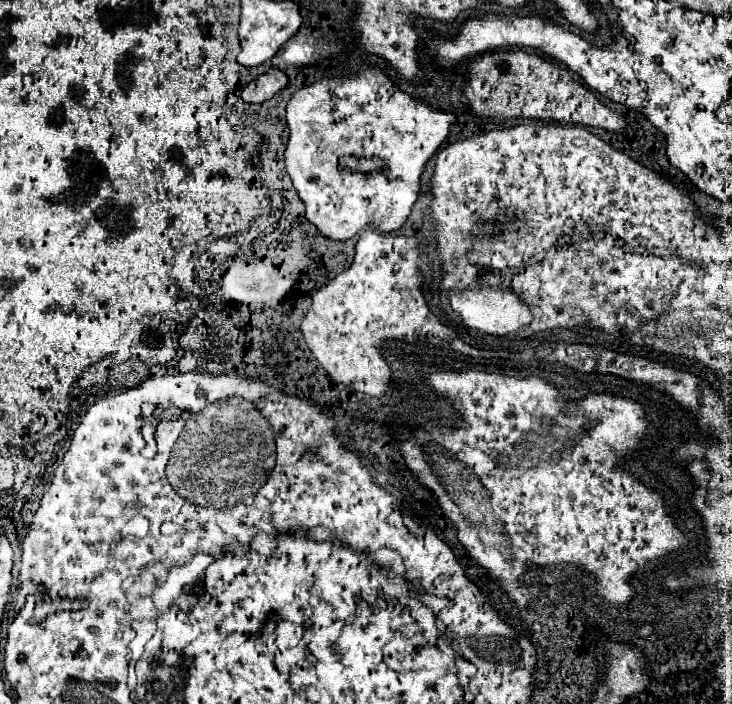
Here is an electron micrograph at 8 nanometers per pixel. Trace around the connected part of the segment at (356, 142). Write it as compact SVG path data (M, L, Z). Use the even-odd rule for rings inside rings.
M360 66L358 74L350 74L350 76L342 76L342 78L324 78L322 82L316 82L312 86L306 86L306 88L294 92L294 96L290 98L290 102L286 106L286 120L288 120L288 126L290 126L290 140L288 140L290 144L288 144L288 150L286 150L286 170L288 170L290 178L292 178L292 184L294 184L296 192L298 192L298 196L306 204L306 220L310 224L314 224L326 238L344 242L344 240L350 240L360 230L364 230L366 226L374 226L380 232L394 232L394 230L398 230L406 222L406 218L408 218L408 214L410 214L410 210L412 210L412 206L414 206L414 202L418 198L420 174L424 170L424 164L438 150L438 146L444 142L444 138L448 136L450 126L456 120L456 116L454 116L454 112L444 112L444 110L430 108L430 106L422 104L420 100L400 92L398 88L392 86L392 82L388 80L388 76L382 70L378 70L374 66ZM342 156L354 156L354 158L378 156L386 164L386 170L374 170L374 172L368 172L368 174L350 174L348 170L340 168L340 164L338 164L338 160Z

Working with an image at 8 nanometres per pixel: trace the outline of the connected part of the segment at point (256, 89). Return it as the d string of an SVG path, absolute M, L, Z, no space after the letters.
M270 68L266 74L258 76L254 82L250 82L244 88L242 100L248 104L260 104L260 102L270 100L274 94L278 94L286 86L288 86L288 76L282 70Z

